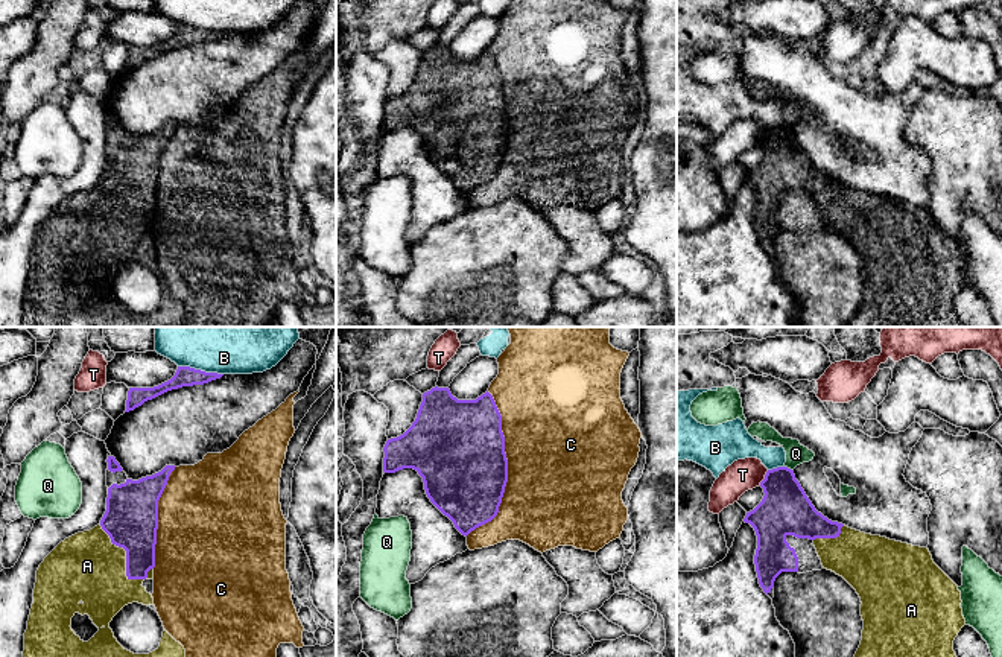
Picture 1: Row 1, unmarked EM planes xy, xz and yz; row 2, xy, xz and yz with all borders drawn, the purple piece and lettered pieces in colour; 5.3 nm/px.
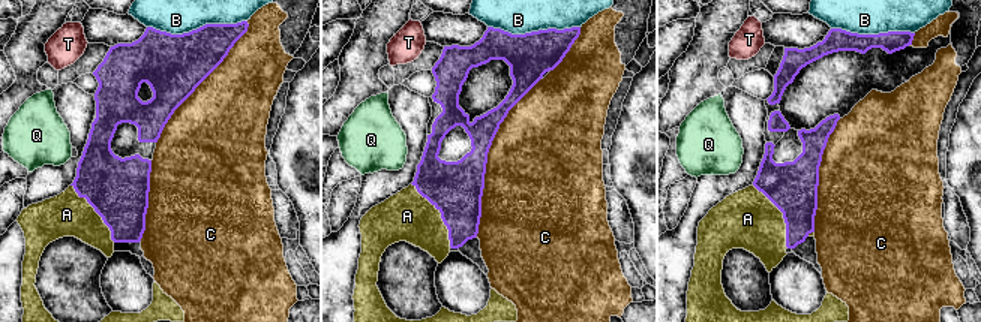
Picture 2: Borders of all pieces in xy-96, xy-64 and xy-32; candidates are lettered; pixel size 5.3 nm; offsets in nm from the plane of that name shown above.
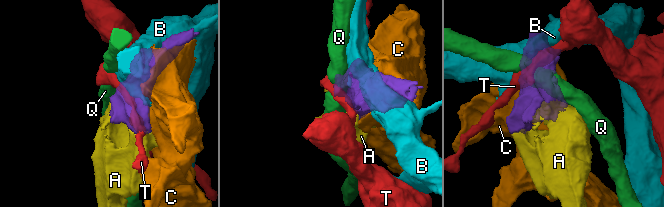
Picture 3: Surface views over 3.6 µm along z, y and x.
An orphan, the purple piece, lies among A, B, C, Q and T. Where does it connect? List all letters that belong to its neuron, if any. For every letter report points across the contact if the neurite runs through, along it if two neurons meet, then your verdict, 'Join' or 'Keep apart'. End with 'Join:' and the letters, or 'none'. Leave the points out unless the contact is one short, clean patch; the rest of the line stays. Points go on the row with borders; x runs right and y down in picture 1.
A: Join
B: Keep apart
C: Keep apart
Q: Boundary: yz (785, 466), (792, 470). Keep apart
T: Boundary: yz (768, 470), (759, 484). Keep apart
Join: A

